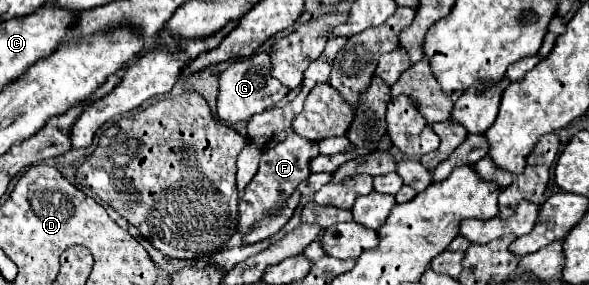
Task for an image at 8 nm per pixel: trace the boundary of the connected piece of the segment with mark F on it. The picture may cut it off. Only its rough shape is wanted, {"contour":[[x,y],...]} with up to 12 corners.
{"contour":[[297,134],[263,152],[239,200],[237,234],[277,216],[309,176],[317,144]]}

